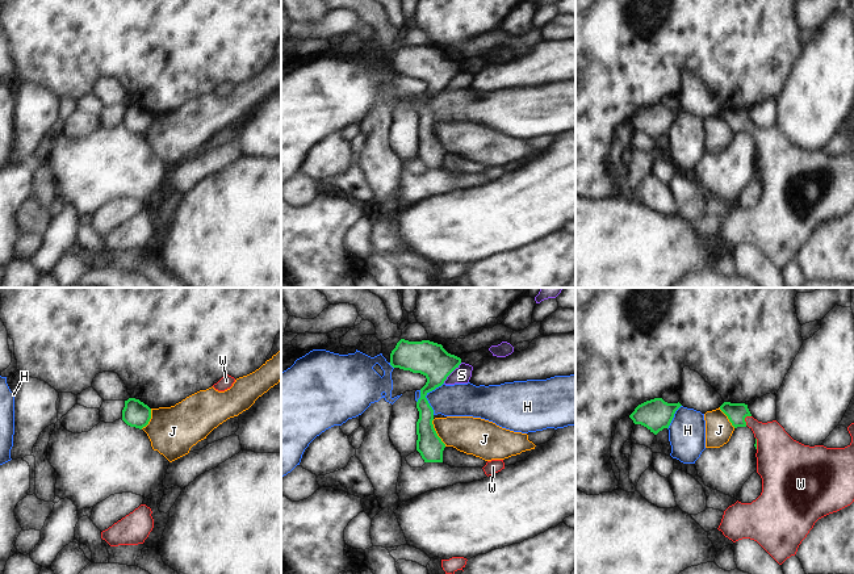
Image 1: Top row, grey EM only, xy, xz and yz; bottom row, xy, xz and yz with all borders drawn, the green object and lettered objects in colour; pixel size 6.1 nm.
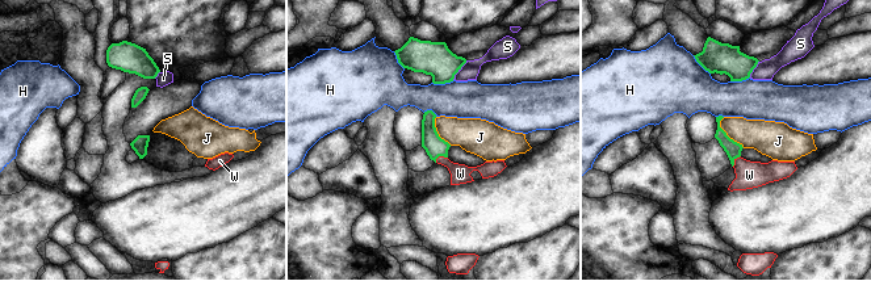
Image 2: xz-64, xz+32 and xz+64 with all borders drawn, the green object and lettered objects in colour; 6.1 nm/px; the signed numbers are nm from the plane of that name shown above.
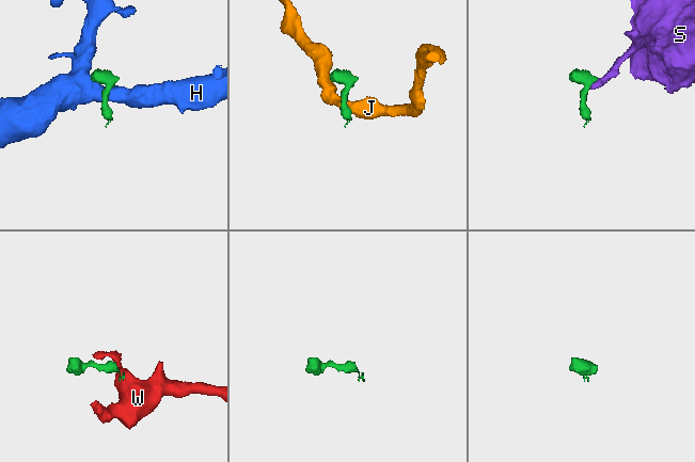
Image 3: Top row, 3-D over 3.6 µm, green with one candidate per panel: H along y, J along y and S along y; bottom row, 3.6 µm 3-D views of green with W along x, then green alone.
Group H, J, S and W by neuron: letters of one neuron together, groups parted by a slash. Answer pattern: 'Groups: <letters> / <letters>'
Groups: H / J / S / W.

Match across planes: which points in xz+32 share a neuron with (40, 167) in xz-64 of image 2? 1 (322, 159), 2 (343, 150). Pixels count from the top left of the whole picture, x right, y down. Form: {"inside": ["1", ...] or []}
{"inside": ["1", "2"]}

